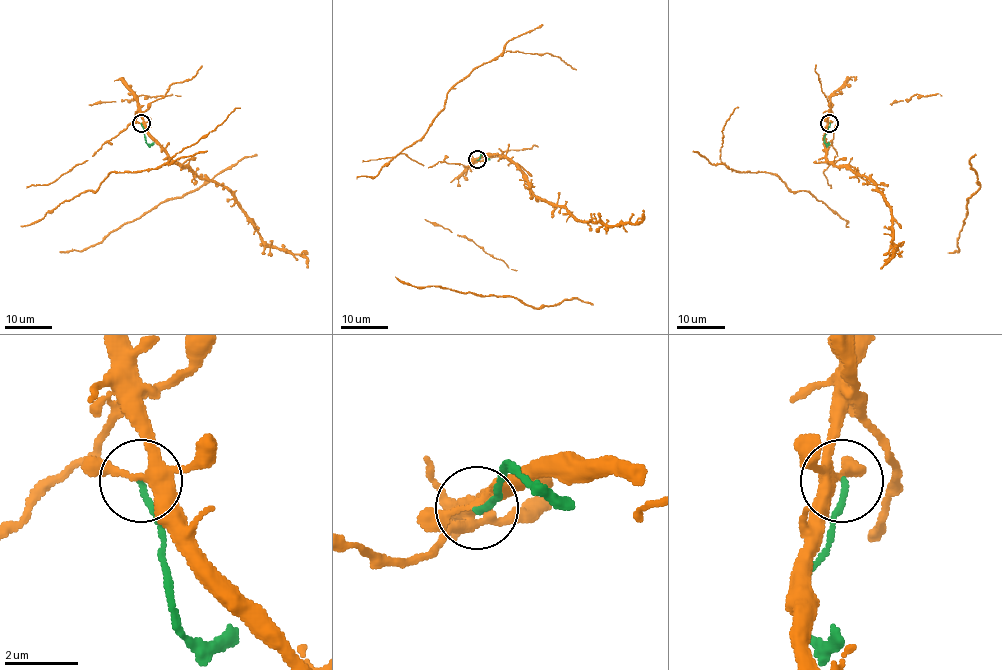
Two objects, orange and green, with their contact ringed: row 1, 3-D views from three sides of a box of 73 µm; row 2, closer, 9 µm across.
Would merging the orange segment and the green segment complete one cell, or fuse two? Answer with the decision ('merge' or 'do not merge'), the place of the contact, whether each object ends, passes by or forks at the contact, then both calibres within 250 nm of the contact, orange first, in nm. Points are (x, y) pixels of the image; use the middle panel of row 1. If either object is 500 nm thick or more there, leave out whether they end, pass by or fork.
do not merge | (477, 159) | orange forks | green ends | 240/150 nm

